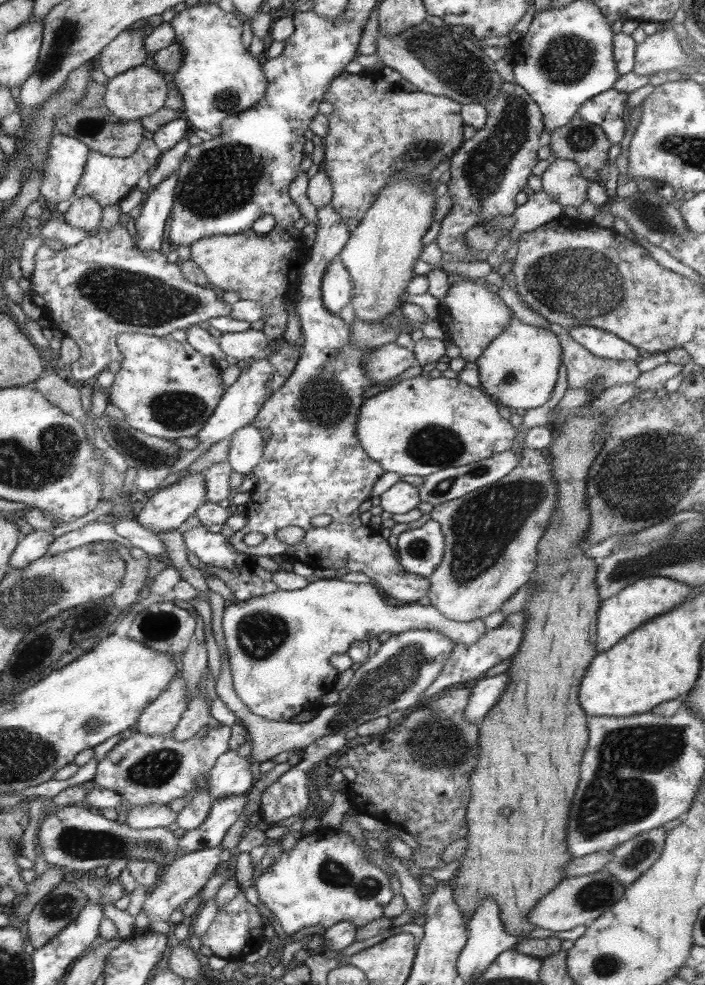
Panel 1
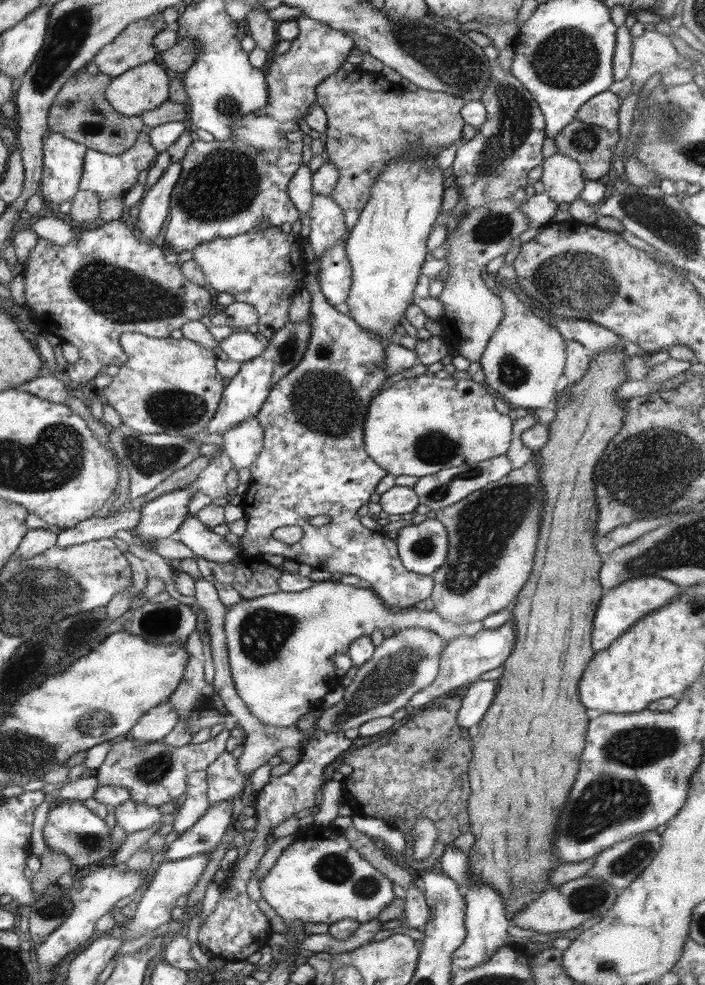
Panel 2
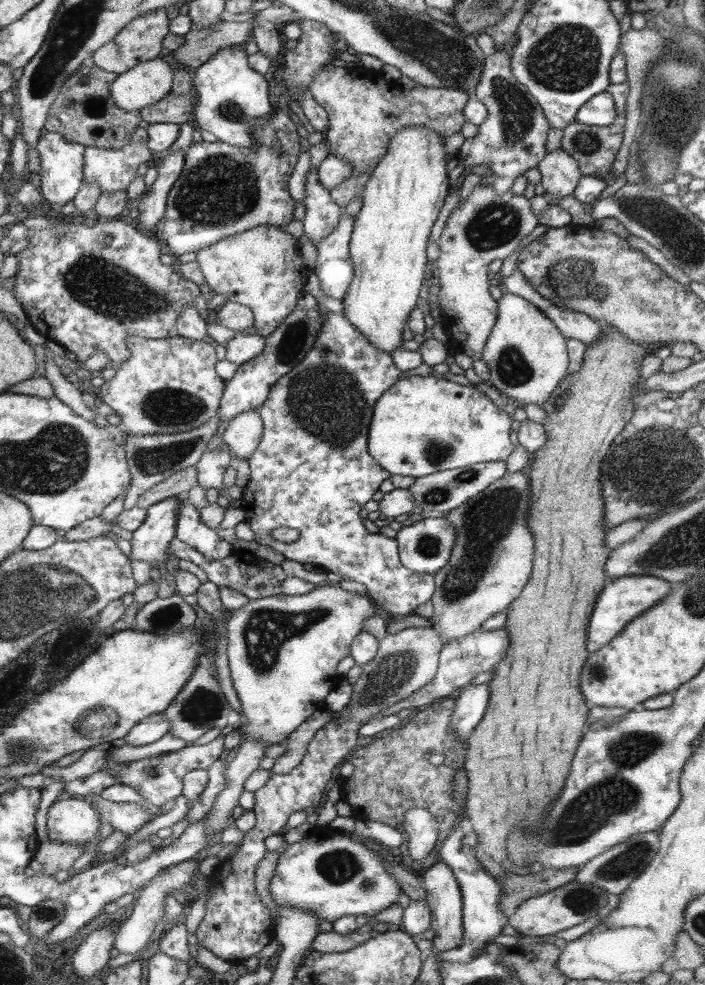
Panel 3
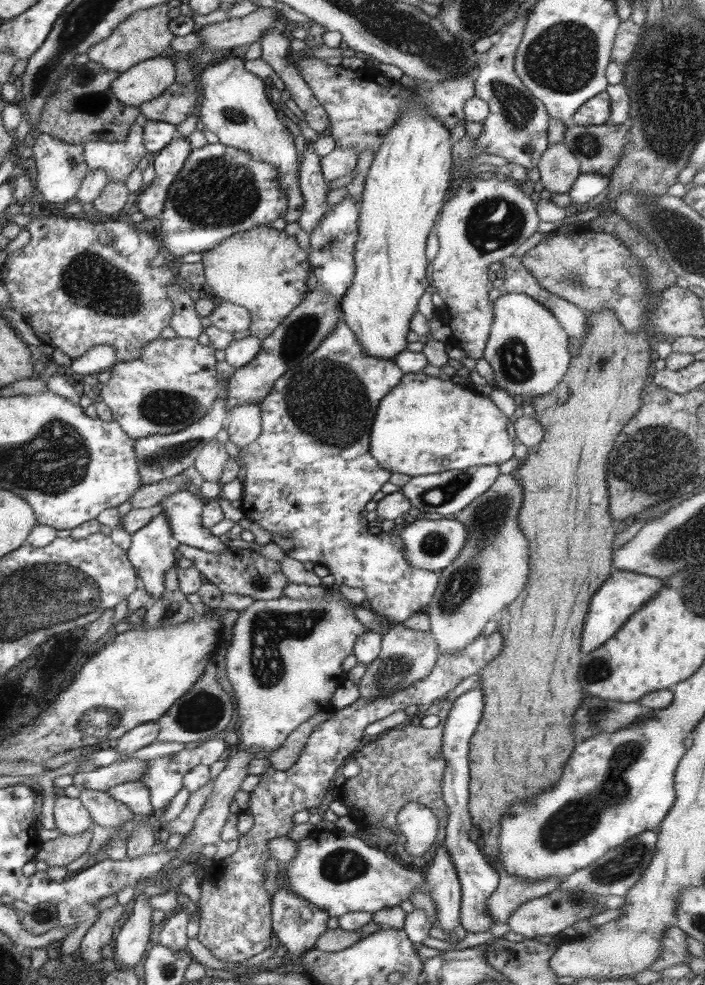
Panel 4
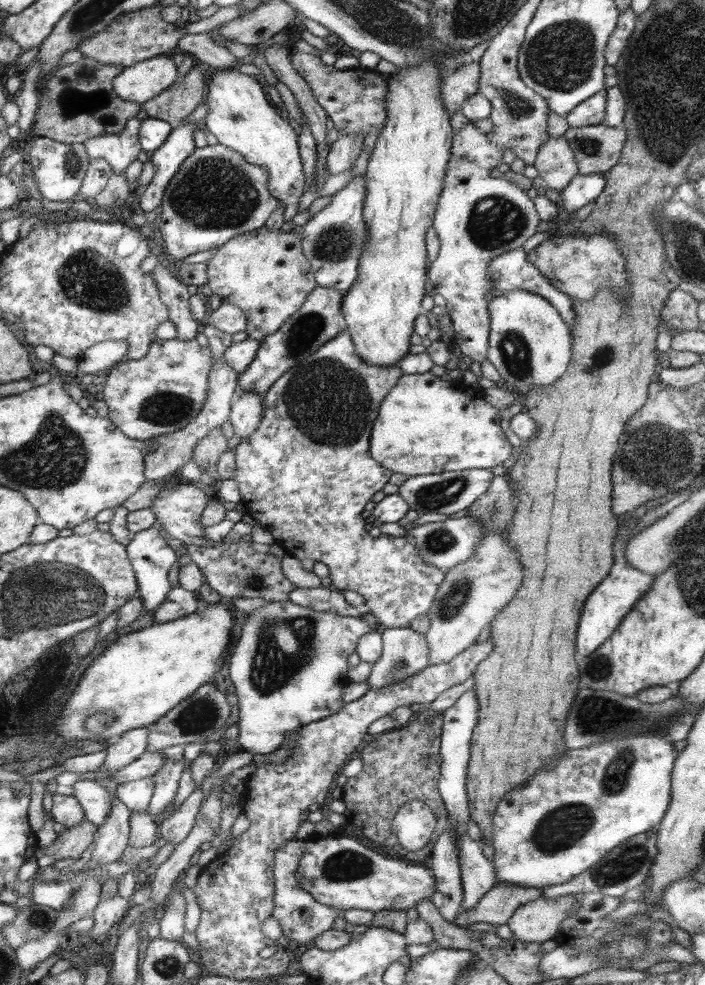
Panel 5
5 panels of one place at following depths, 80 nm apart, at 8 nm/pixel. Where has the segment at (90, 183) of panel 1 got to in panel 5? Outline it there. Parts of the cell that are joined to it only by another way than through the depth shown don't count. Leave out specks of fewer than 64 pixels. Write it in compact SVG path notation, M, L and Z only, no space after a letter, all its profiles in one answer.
M138 117L127 122L122 133L105 134L84 141L83 145L92 158L103 158L110 164L115 174L122 174L128 166L138 159L140 154L139 133L142 131L142 122Z

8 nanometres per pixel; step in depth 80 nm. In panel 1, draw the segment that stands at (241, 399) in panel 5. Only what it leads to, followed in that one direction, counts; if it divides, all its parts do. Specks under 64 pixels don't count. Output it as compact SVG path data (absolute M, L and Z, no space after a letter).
M249 425L236 431L228 440L230 451L227 460L232 471L248 475L260 463L263 456L265 446L262 430Z

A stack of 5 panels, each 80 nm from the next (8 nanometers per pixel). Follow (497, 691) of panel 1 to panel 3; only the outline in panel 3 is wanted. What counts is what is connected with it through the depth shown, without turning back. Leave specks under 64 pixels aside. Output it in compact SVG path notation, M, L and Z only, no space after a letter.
M488 683L470 684L461 688L455 697L455 712L451 714L452 728L457 732L460 742L464 743L482 720L488 708L490 689Z

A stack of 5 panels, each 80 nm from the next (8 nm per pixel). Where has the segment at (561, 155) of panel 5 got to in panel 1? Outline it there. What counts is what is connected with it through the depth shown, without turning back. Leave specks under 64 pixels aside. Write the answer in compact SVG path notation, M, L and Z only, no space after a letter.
M555 158L540 178L542 178L542 190L563 207L576 207L587 201L590 180L573 160Z

